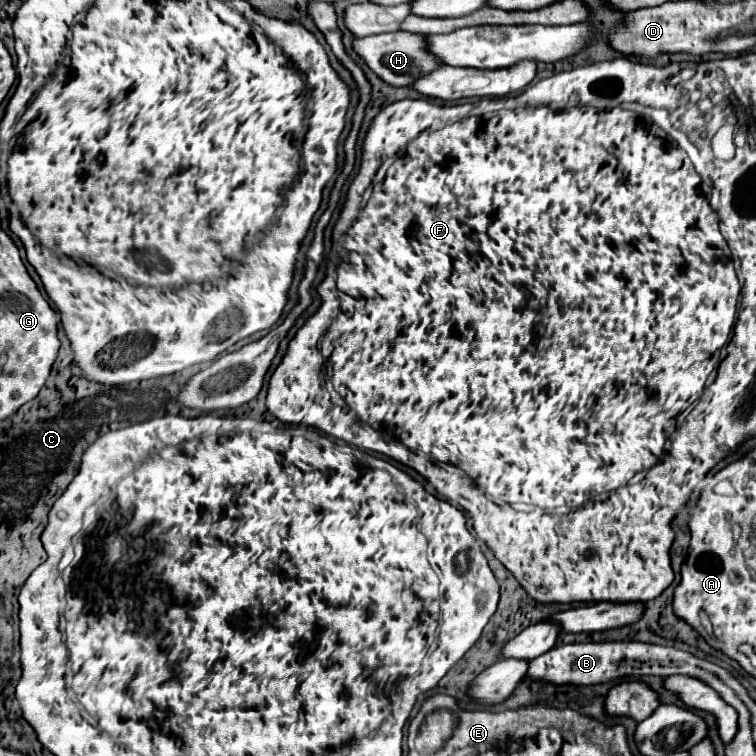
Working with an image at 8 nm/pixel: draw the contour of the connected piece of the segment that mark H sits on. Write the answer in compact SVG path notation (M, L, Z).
M394 31L394 33L380 33L380 35L370 35L362 39L354 39L352 47L354 51L364 59L364 63L388 85L394 87L406 87L418 77L434 71L440 67L440 61L426 51L426 37L424 35L414 35L406 31Z

